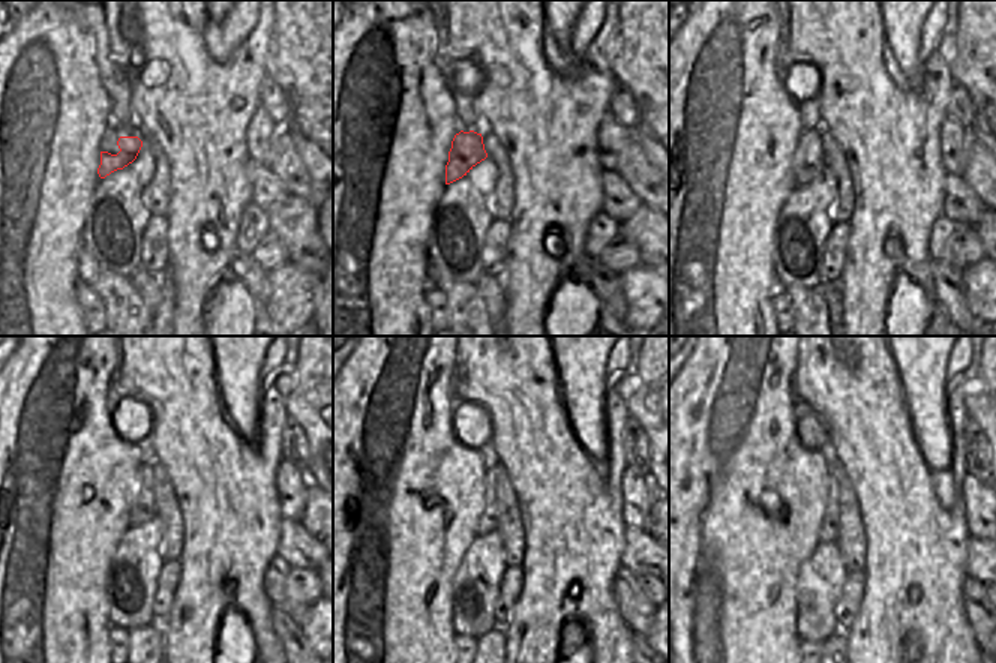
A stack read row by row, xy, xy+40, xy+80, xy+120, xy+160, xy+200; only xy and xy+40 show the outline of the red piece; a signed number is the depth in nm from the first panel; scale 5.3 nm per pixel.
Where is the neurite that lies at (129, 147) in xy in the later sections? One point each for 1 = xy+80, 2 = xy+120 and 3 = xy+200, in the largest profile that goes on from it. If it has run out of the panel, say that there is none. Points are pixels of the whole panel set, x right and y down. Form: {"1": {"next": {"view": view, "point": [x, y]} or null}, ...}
{"1": {"next": {"view": "xy+80", "point": [807, 162]}}, "2": {"next": {"view": "xy+120", "point": [143, 510]}}, "3": {"next": {"view": "xy+200", "point": [830, 527]}}}

